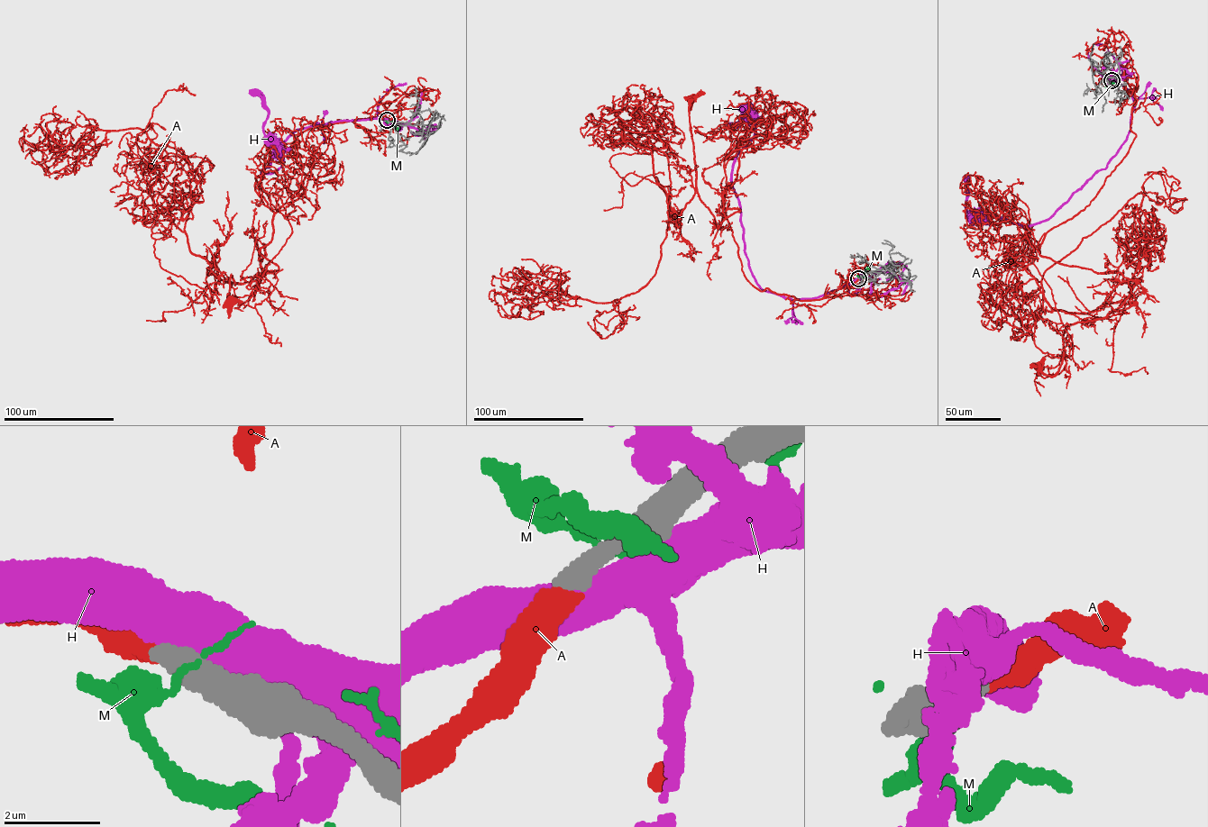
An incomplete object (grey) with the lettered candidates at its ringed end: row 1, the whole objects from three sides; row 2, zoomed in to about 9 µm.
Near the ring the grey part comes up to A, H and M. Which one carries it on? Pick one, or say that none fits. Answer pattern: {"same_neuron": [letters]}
{"same_neuron": ["A"]}

